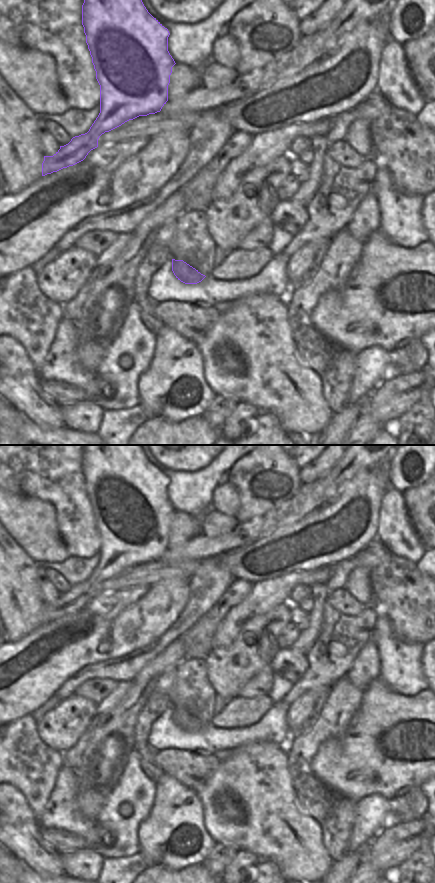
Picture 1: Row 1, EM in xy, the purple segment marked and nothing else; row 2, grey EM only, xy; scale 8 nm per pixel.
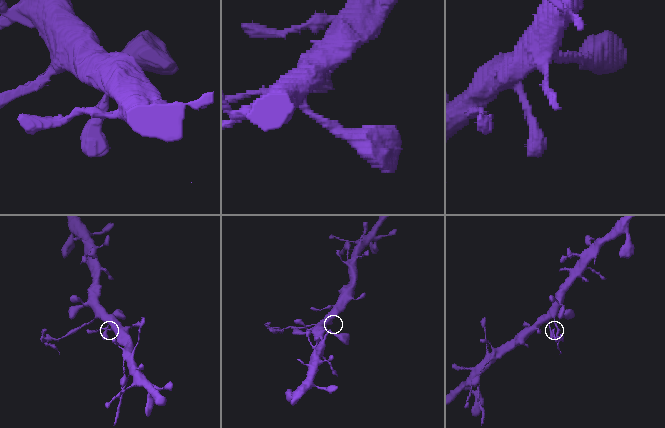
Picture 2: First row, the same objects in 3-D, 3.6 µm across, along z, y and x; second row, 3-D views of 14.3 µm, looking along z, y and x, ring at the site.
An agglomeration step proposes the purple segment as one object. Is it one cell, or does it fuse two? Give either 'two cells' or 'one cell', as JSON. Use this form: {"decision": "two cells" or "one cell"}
{"decision": "two cells"}

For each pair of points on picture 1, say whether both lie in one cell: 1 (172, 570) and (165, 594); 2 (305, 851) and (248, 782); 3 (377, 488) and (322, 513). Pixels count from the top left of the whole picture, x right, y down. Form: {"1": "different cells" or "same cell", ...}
{"1": "different cells", "2": "same cell", "3": "same cell"}

